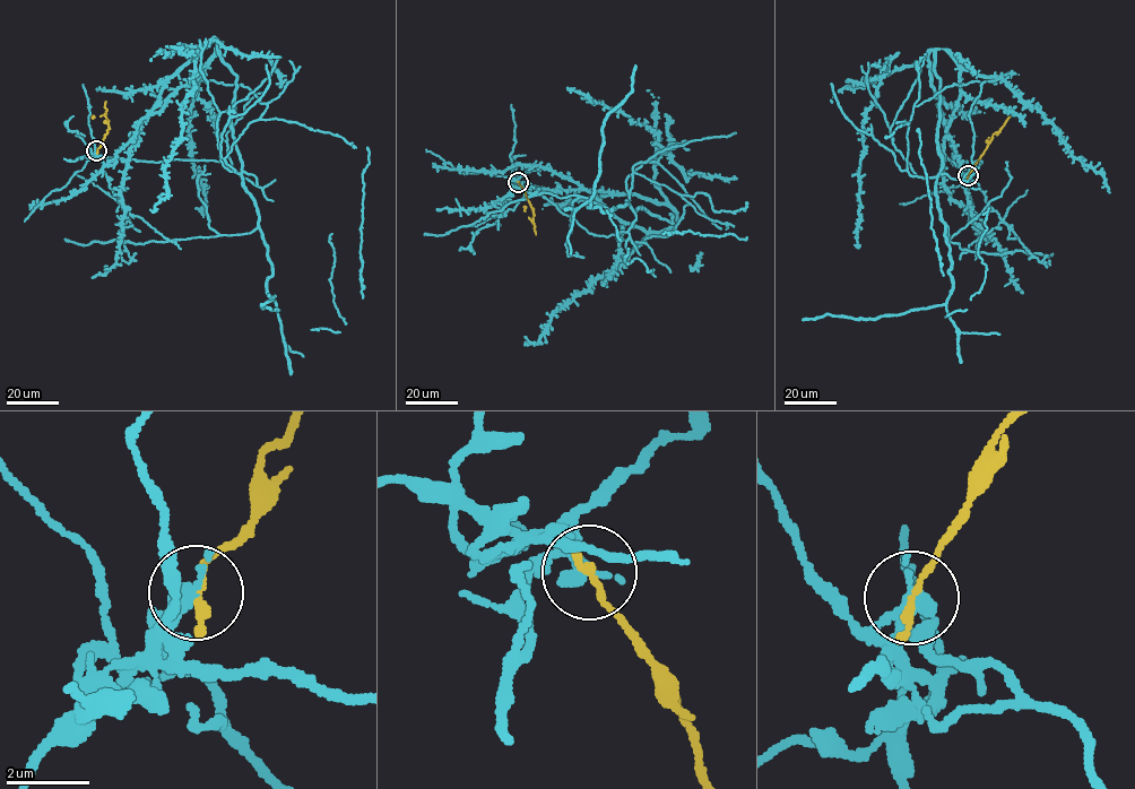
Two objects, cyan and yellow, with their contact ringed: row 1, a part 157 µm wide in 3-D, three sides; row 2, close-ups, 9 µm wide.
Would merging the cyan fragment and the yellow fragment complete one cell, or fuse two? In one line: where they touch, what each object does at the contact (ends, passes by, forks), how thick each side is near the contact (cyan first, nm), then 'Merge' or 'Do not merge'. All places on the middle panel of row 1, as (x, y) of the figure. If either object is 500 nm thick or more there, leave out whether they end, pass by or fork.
Place: (518, 182). At the ring cyan passes by. At the ring yellow ends. Thickness 300 nm (cyan) against 200 nm. Do not merge

